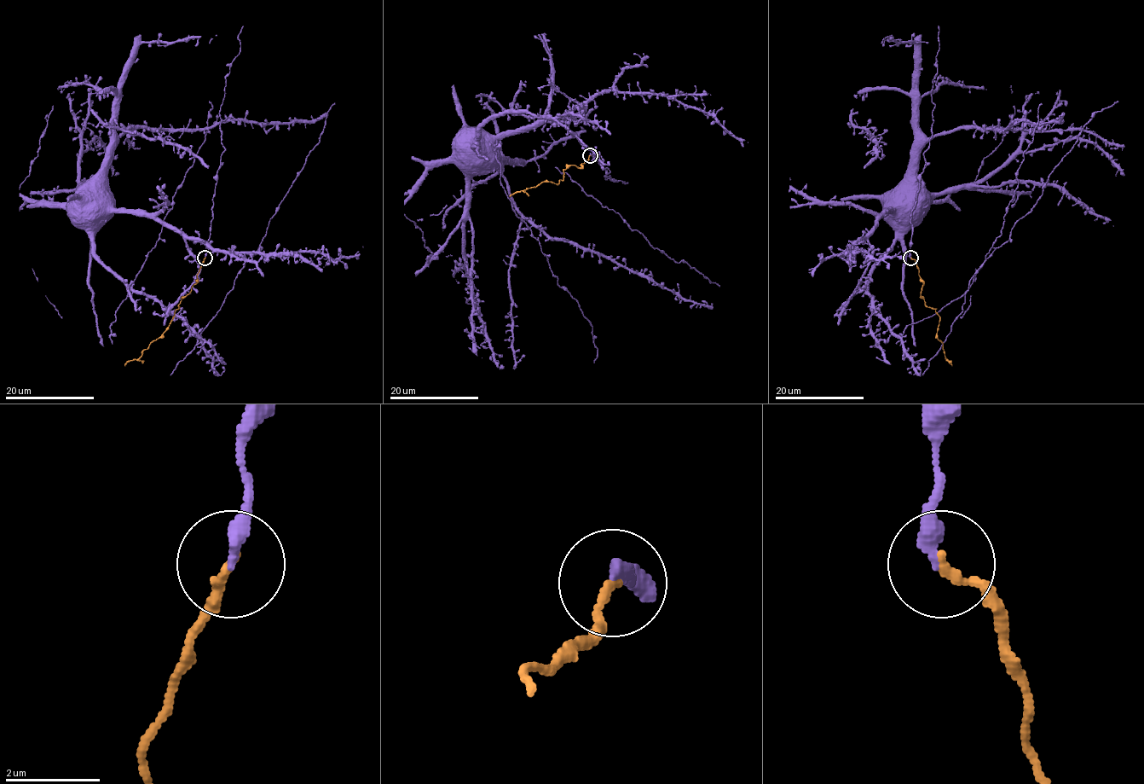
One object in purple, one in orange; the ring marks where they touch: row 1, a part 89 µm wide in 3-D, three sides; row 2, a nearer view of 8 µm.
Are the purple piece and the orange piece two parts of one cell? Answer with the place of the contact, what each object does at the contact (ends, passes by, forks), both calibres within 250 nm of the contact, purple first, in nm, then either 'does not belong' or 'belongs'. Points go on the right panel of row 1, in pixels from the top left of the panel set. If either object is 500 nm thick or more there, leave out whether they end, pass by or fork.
place (910, 258); purple ends; orange ends; calibres 320 and 200 nm; belongs

